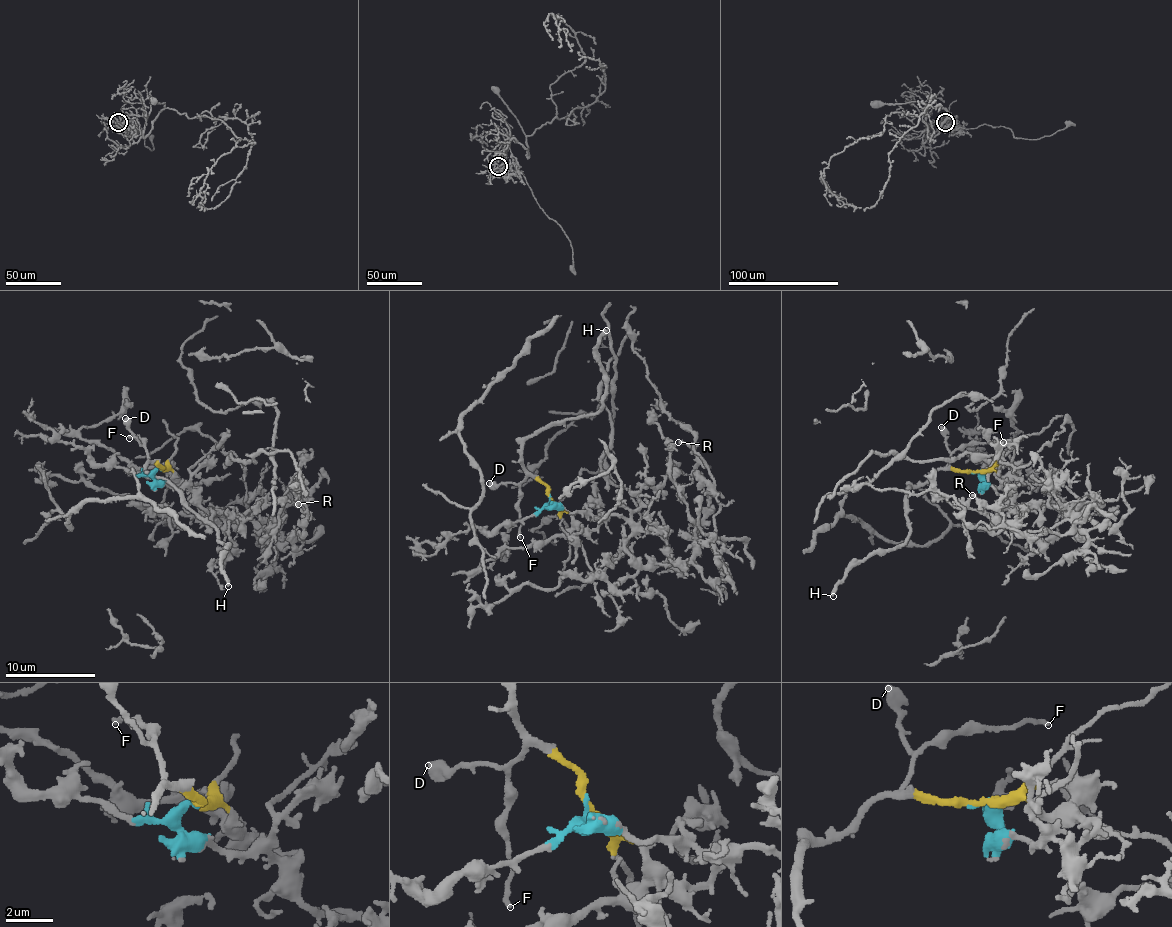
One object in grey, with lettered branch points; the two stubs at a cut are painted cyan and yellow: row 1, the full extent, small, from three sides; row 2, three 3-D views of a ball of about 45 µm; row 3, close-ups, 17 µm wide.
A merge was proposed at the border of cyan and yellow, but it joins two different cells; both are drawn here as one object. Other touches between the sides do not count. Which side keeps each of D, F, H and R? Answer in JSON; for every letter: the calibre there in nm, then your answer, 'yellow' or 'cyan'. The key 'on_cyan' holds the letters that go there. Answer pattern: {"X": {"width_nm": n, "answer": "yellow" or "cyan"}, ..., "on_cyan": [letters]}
{"D": {"width_nm": 550, "answer": "yellow"}, "F": {"width_nm": 180, "answer": "yellow"}, "H": {"width_nm": 300, "answer": "yellow"}, "R": {"width_nm": 220, "answer": "cyan"}, "on_cyan": ["R"]}

